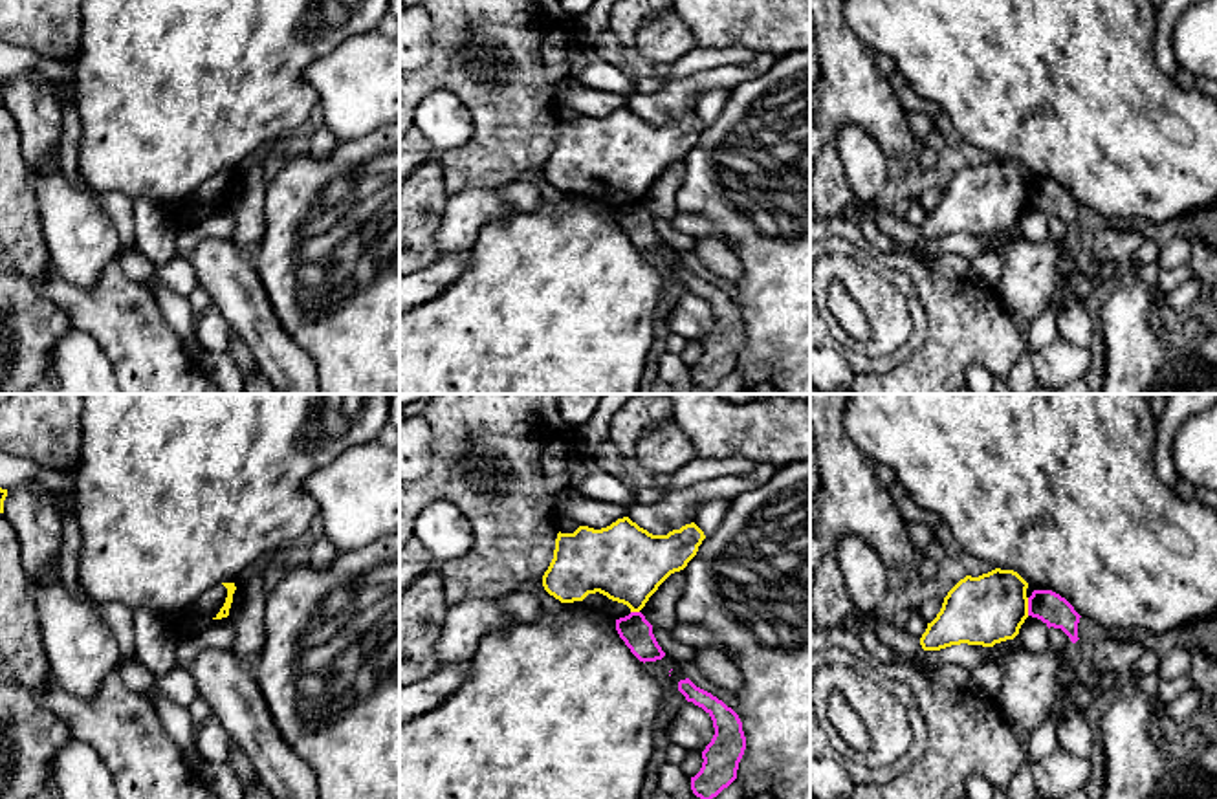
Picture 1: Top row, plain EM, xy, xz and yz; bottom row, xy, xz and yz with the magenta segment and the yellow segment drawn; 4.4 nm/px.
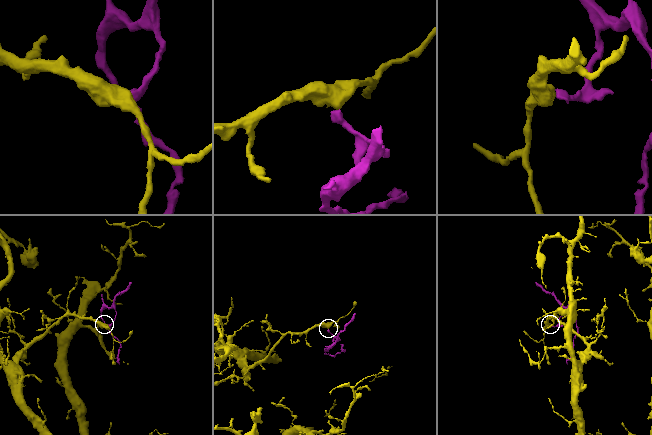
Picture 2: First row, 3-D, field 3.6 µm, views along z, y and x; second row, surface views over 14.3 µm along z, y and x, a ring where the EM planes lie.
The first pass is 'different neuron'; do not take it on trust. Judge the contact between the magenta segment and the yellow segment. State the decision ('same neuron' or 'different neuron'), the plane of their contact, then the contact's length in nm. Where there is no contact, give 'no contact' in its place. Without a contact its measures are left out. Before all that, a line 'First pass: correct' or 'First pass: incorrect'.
First pass: correct
different neuron | yz | 80 nm

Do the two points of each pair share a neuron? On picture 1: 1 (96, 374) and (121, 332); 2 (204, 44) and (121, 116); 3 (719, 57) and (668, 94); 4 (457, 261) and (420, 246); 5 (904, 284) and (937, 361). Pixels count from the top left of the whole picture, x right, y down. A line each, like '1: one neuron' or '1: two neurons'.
1: two neurons
2: one neuron
3: two neurons
4: two neurons
5: two neurons

